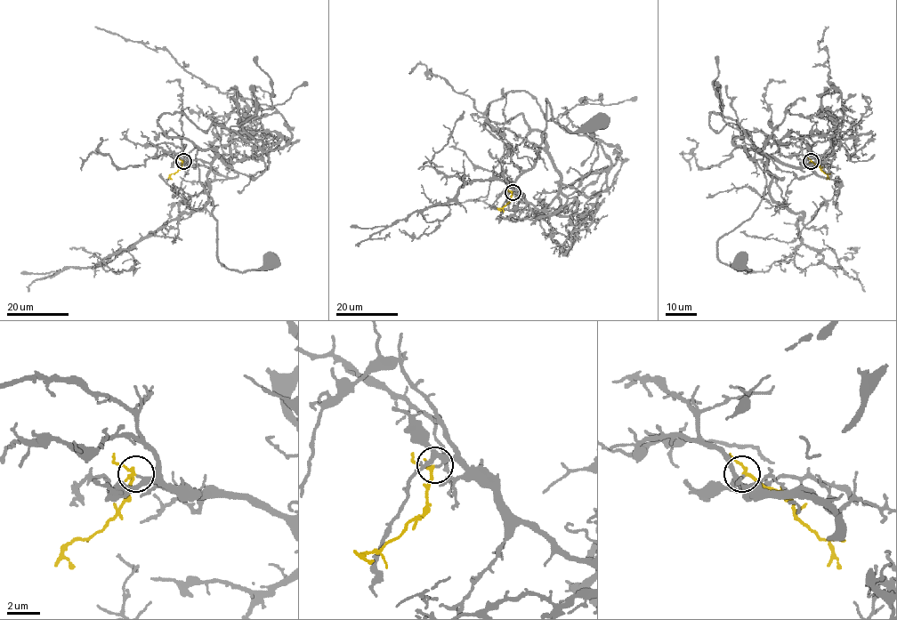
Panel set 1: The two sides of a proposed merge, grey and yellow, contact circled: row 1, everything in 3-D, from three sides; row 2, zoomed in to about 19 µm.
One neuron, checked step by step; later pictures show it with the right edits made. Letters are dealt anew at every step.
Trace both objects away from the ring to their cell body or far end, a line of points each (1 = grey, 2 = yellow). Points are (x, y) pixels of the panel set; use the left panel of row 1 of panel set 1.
1: (183, 161), (238, 174), (214, 149), (197, 150), (220, 261), (243, 272), (272, 261)
2: (183, 161), (175, 173), (170, 175), (172, 179)

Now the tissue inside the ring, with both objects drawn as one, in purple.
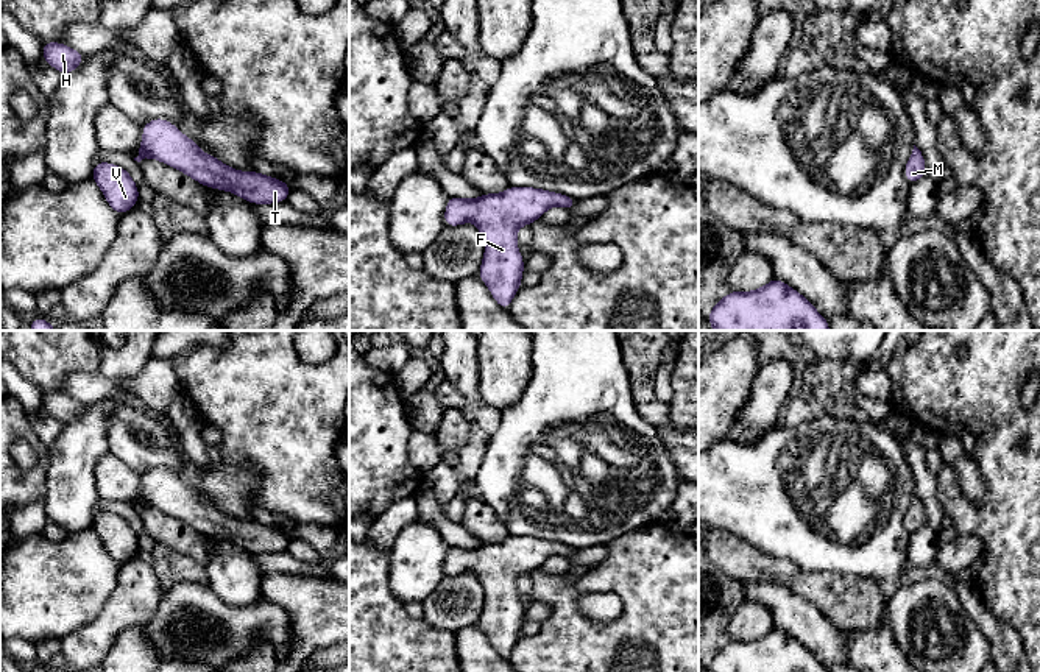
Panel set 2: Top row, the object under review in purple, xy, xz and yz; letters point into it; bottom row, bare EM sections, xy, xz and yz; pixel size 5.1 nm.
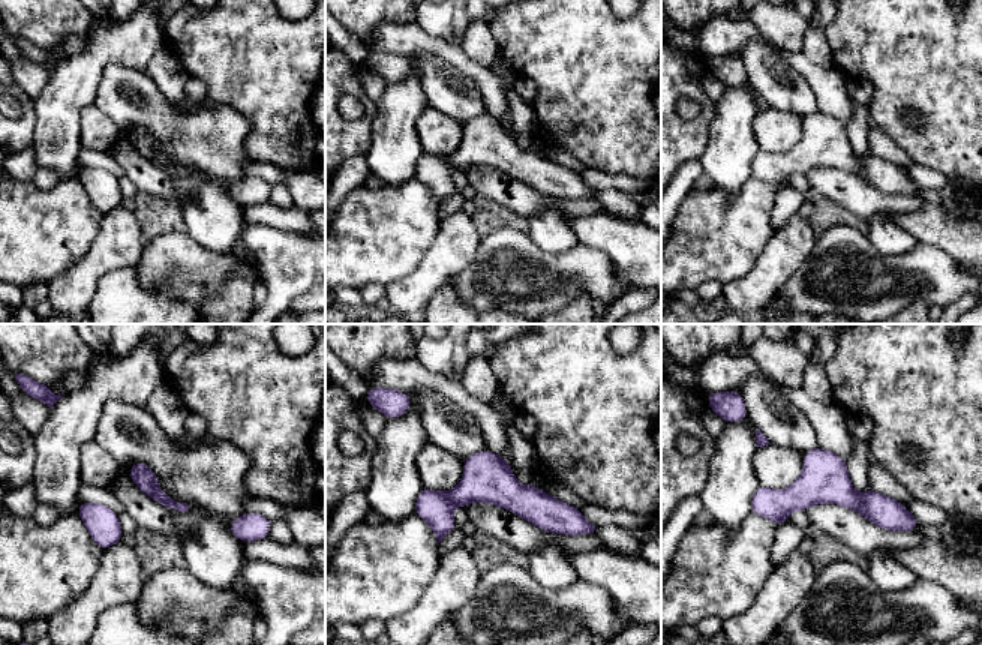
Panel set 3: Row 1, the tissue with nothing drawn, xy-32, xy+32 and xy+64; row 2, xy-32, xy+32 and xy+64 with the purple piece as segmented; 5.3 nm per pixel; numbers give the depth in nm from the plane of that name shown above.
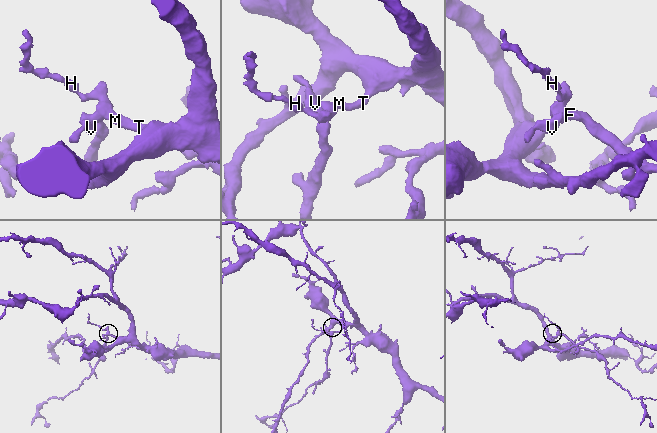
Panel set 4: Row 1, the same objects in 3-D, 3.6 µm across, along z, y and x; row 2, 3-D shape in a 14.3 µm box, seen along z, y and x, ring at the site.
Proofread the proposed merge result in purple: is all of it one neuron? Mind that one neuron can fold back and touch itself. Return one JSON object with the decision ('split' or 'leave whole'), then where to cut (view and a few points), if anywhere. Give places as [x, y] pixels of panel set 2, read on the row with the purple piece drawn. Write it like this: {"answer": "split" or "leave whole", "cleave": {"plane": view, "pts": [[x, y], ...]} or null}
{"answer": "leave whole", "cleave": null}

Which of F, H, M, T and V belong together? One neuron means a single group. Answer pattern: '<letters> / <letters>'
F H M T V

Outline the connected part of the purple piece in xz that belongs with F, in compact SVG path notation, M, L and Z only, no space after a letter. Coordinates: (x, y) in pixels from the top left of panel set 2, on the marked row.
M510 186L504 193L486 193L477 200L447 196L444 226L477 225L485 256L479 278L488 285L501 309L508 310L521 288L524 257L518 251L516 232L554 206L572 210L577 200L544 189Z

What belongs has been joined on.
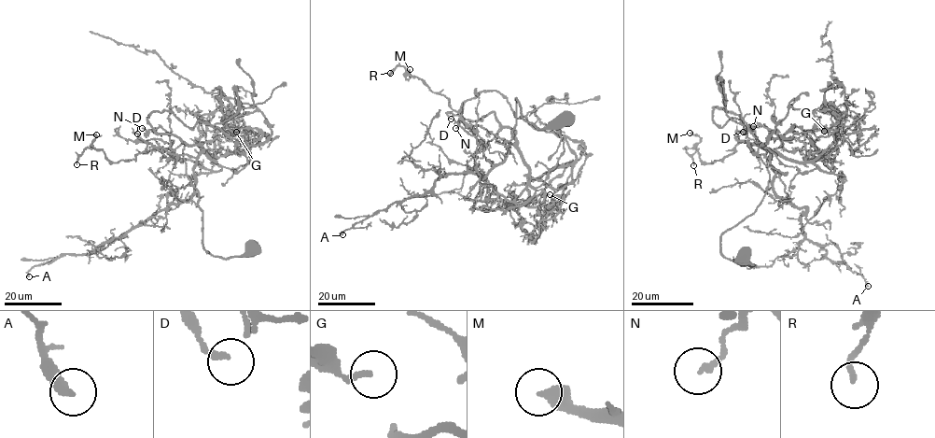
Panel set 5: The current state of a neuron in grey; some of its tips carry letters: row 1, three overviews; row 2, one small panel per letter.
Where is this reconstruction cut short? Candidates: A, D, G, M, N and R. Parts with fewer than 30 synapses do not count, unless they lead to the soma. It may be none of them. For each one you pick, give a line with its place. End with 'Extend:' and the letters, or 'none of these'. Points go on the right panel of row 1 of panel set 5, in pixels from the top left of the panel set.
Extend: none of these

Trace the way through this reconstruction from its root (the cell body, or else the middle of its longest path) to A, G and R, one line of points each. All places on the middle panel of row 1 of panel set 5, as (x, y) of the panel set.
A: (567, 117), (537, 129), (516, 98), (502, 162), (446, 173), (342, 234)
G: (567, 117), (537, 129), (516, 98), (512, 138), (497, 134), (514, 132), (528, 204), (541, 215), (550, 194)
R: (567, 117), (537, 129), (516, 98), (500, 143), (509, 127), (514, 143), (469, 126), (403, 66), (390, 73)

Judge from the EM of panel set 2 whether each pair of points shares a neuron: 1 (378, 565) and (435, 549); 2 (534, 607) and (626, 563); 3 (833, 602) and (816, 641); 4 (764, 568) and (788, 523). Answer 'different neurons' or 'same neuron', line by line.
1: different neurons
2: different neurons
3: different neurons
4: different neurons

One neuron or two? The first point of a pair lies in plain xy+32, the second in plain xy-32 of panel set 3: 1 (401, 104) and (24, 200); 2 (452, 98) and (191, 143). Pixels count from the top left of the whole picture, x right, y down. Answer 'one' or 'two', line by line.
1: two
2: one

